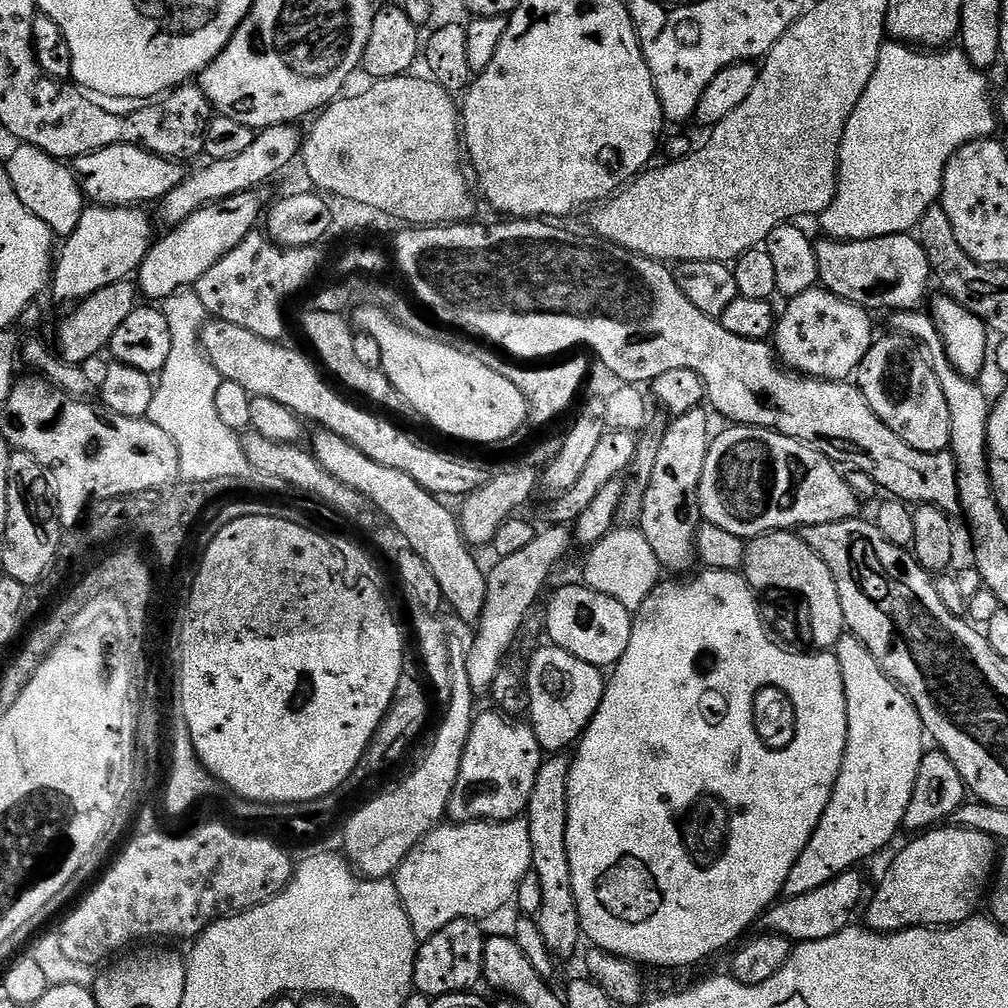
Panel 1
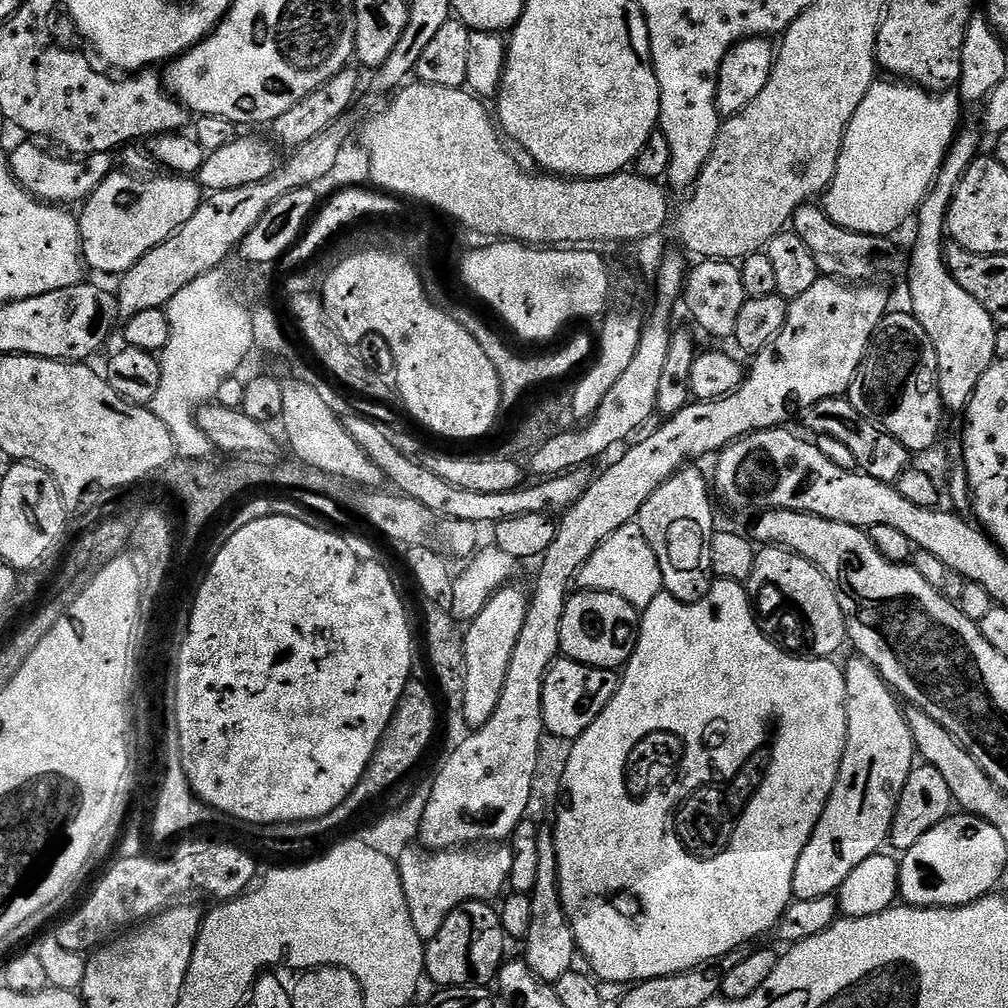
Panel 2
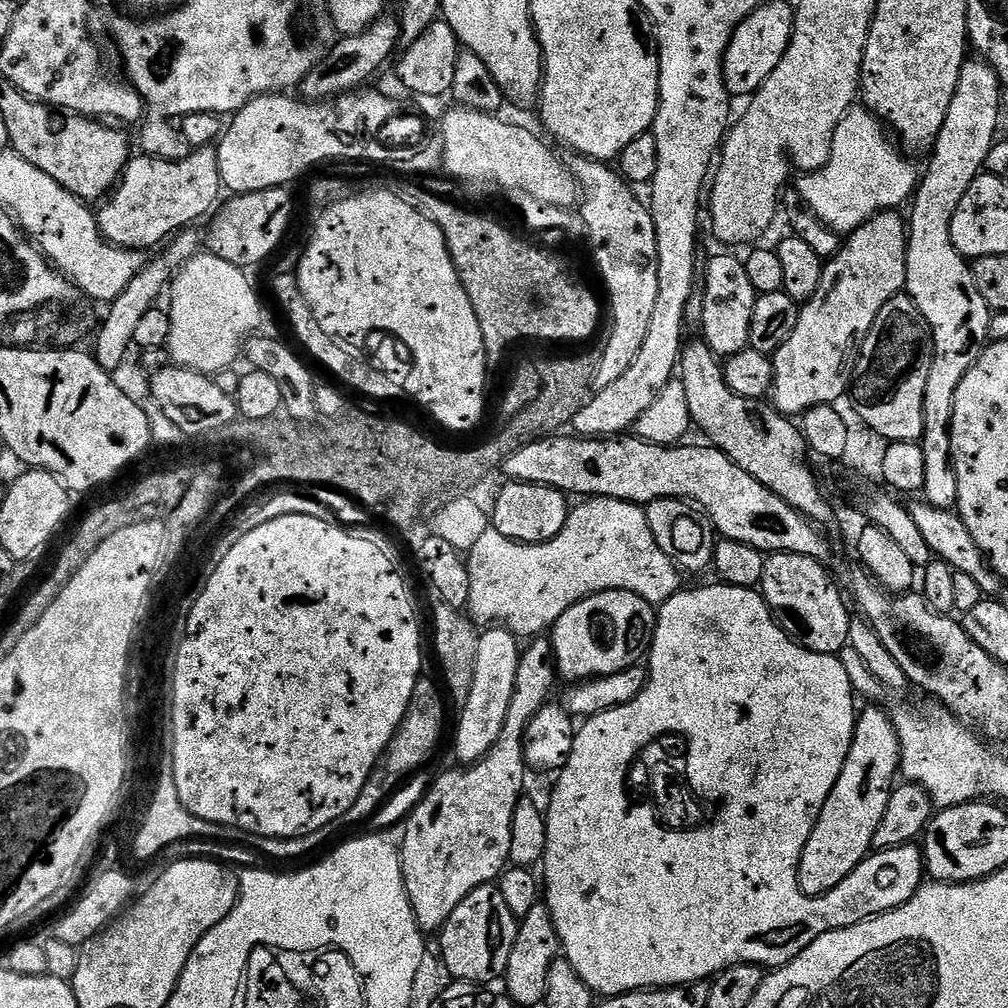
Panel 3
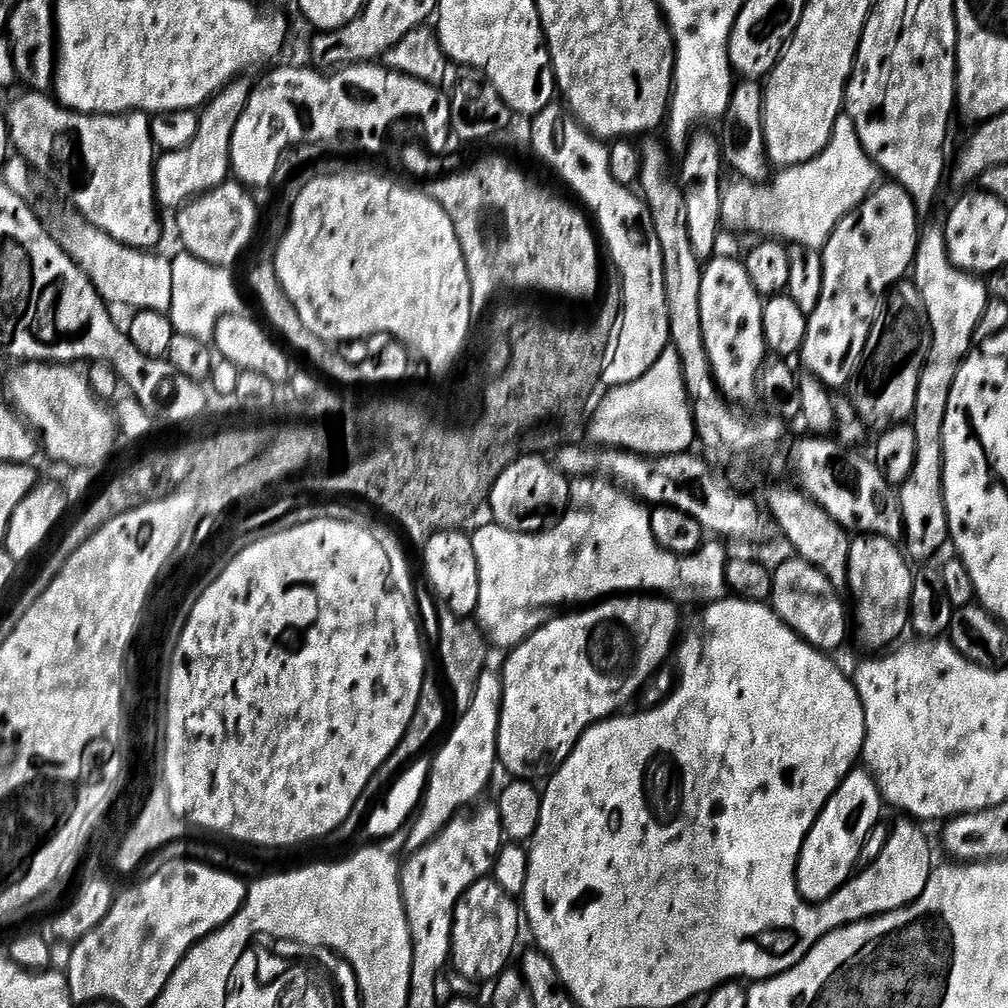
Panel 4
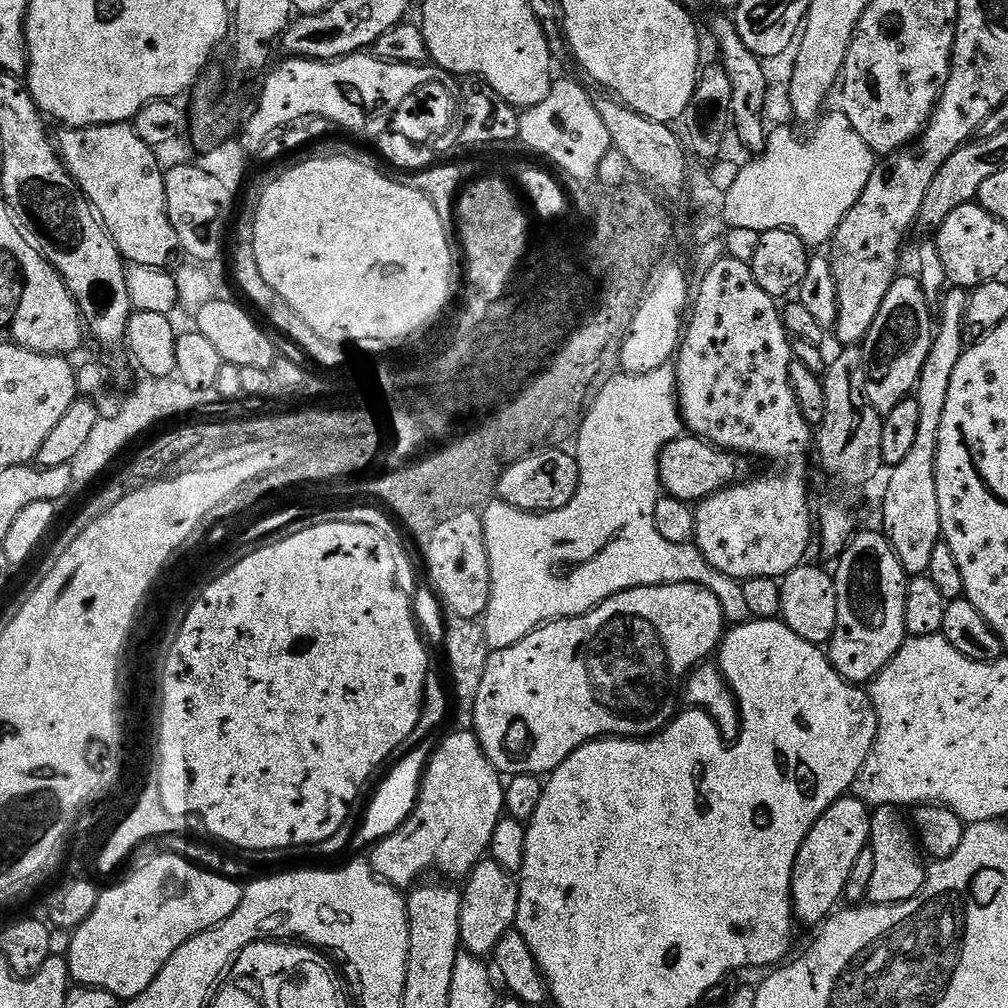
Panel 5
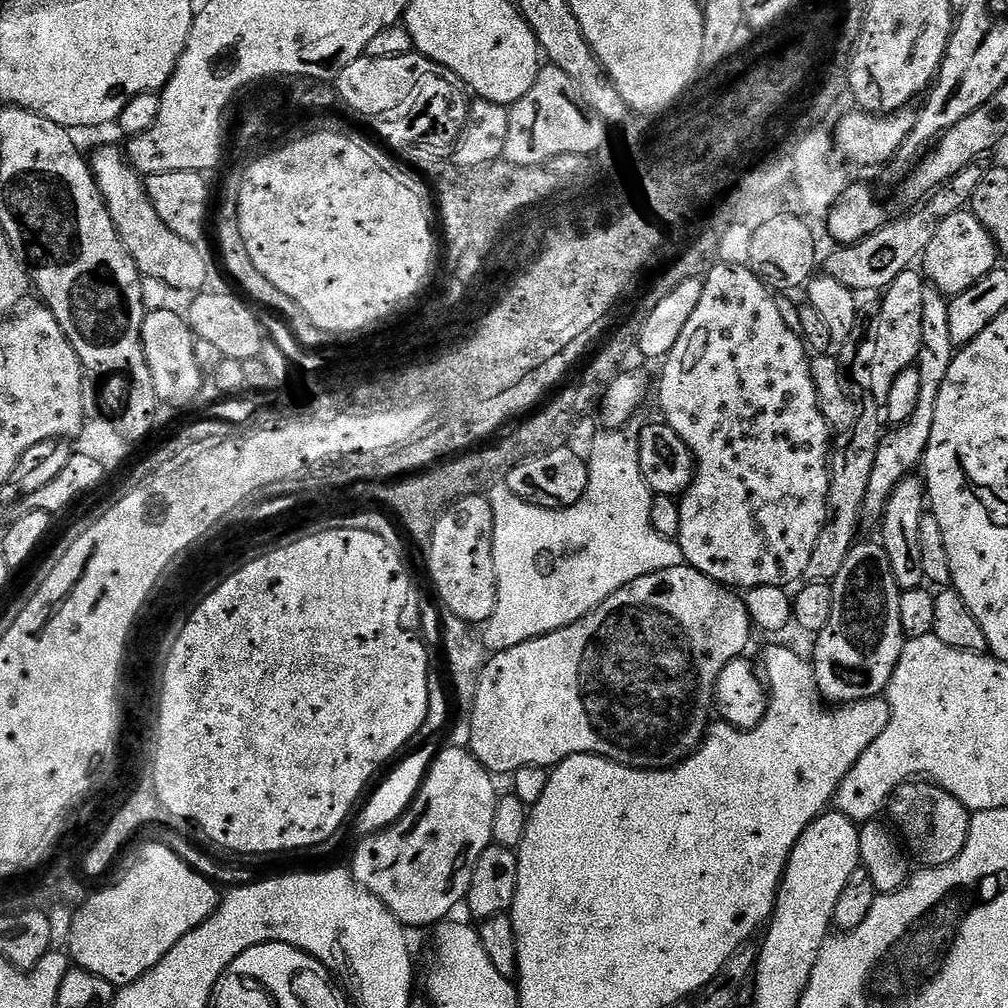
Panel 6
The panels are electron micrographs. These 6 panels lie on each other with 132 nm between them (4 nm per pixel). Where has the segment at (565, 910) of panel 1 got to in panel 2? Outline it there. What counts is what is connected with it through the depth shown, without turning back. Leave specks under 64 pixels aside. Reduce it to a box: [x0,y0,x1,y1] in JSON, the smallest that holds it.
[522,831,578,985]

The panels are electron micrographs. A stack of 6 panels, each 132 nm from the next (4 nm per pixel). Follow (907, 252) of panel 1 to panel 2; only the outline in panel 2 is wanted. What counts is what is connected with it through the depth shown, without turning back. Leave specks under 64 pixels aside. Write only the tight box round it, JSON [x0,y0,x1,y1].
[790,203,909,282]

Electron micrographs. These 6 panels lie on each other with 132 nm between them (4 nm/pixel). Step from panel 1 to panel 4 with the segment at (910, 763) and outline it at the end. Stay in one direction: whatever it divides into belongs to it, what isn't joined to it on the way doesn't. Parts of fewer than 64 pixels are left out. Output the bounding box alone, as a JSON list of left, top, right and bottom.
[796,770,886,904]

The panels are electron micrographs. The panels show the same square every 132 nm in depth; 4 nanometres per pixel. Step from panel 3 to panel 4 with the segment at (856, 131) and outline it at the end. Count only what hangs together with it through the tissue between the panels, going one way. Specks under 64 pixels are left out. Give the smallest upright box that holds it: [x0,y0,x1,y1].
[720,114,877,250]

